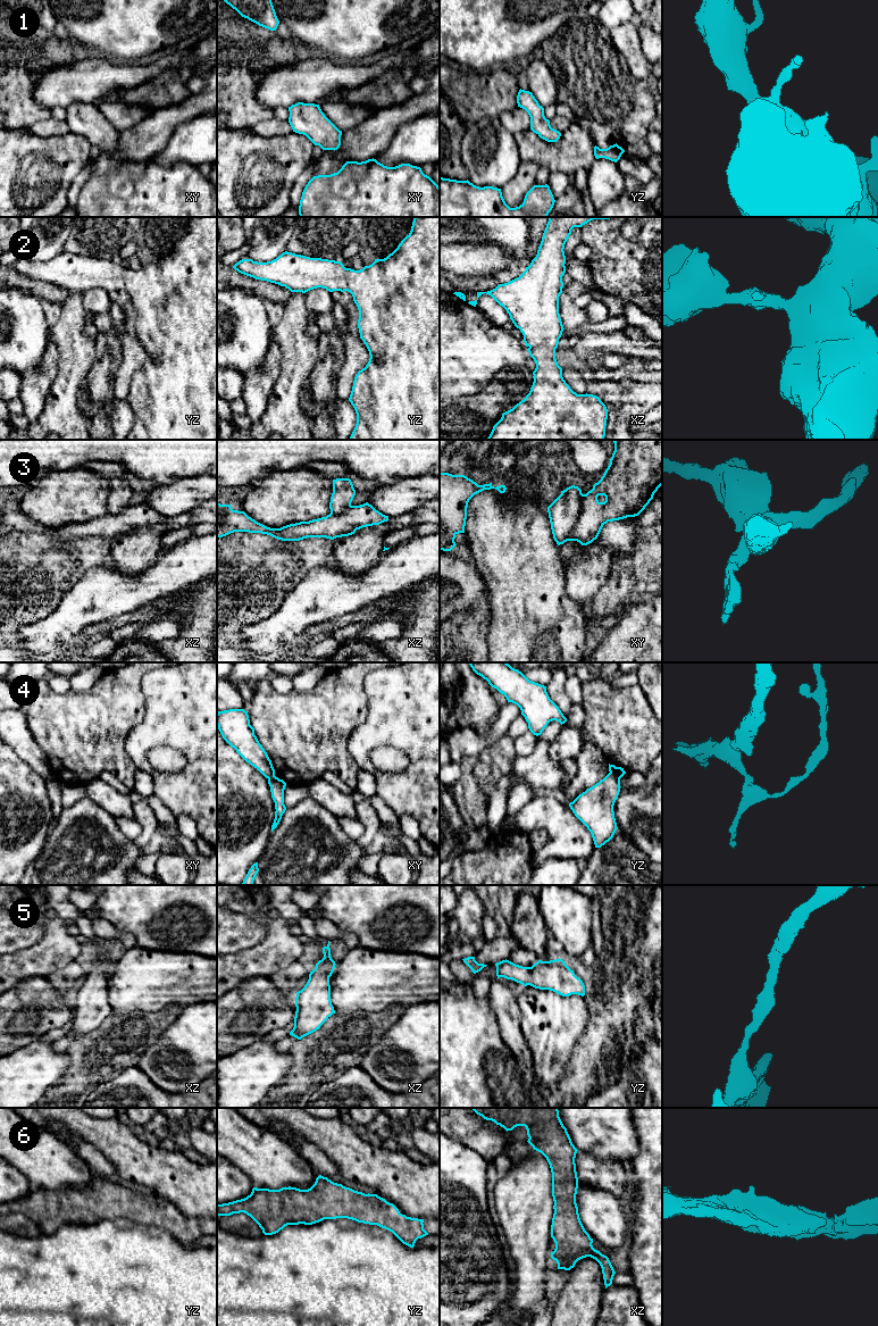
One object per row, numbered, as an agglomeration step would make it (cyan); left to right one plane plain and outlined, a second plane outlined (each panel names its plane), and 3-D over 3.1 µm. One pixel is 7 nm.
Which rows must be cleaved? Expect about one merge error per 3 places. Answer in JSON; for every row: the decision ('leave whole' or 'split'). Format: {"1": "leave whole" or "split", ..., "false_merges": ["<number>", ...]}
{"1": "leave whole", "2": "leave whole", "3": "split", "4": "split", "5": "leave whole", "6": "leave whole", "false_merges": ["3", "4"]}

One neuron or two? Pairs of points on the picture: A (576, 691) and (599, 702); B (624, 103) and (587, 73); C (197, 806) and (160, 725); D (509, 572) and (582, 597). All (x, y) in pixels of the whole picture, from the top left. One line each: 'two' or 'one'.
A: two
B: one
C: one
D: two

